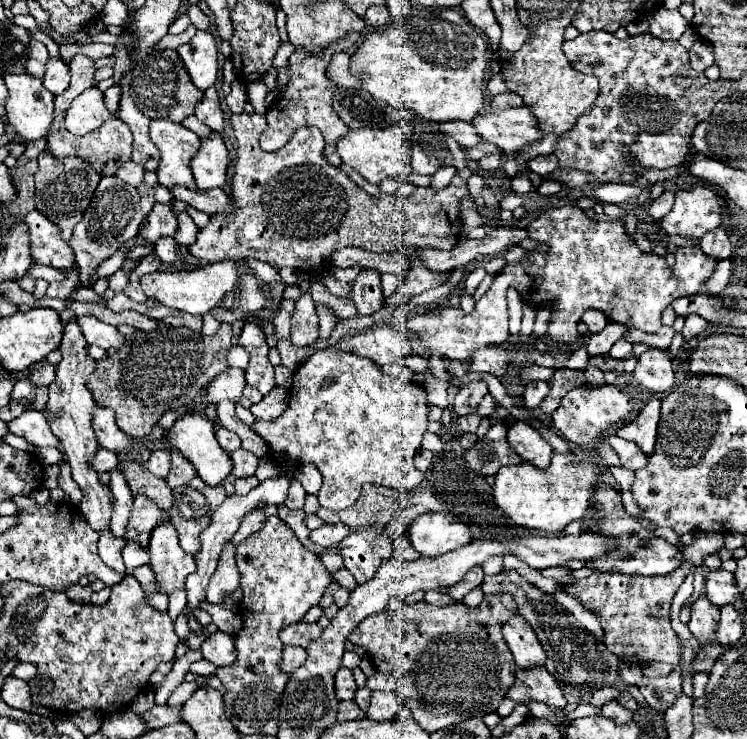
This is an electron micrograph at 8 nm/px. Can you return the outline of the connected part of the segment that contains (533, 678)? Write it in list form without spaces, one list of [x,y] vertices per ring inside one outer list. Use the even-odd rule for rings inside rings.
[[[544,667],[532,669],[518,669],[516,681],[508,691],[508,699],[514,703],[546,703],[552,709],[566,707],[566,699],[562,689],[558,687],[556,679]]]

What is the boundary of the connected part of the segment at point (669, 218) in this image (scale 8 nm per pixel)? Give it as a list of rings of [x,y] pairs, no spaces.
[[[698,185],[692,191],[678,191],[672,211],[658,223],[668,235],[700,239],[720,225],[720,213],[722,205],[718,195]]]

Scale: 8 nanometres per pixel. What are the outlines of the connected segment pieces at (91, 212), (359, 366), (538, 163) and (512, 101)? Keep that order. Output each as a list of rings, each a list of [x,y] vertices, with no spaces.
[[[102,177],[90,207],[86,209],[82,221],[74,227],[70,245],[76,253],[76,263],[80,267],[80,281],[88,283],[90,275],[94,273],[94,269],[106,261],[116,249],[120,249],[126,241],[130,241],[132,237],[136,237],[140,225],[144,223],[144,213],[140,209],[140,195],[136,191],[136,187],[124,183],[118,177]]]
[[[328,347],[322,351],[314,351],[310,359],[294,371],[290,405],[286,407],[286,411],[270,423],[256,419],[252,431],[270,445],[275,453],[273,459],[281,465],[285,465],[290,459],[296,467],[314,463],[324,477],[324,485],[318,491],[320,505],[332,511],[342,511],[356,503],[366,483],[392,487],[402,493],[412,491],[422,483],[424,475],[414,467],[414,455],[418,453],[422,435],[428,427],[428,409],[430,403],[422,385],[410,379],[384,375],[380,365],[376,365],[368,357]]]
[[[540,155],[540,157],[536,157],[536,159],[532,159],[532,161],[528,163],[528,169],[534,171],[536,175],[540,175],[540,177],[550,175],[556,167],[558,167],[556,155]]]
[[[502,93],[502,95],[492,97],[490,107],[494,107],[494,109],[508,109],[508,107],[520,107],[520,103],[522,103],[522,99],[518,95]]]

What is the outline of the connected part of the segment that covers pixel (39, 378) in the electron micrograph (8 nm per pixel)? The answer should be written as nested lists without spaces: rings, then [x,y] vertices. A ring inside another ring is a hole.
[[[40,361],[40,363],[32,365],[30,369],[32,369],[30,379],[32,379],[32,383],[34,383],[36,387],[40,387],[40,385],[50,385],[50,383],[52,383],[52,379],[54,379],[54,371],[56,371],[54,365]]]

